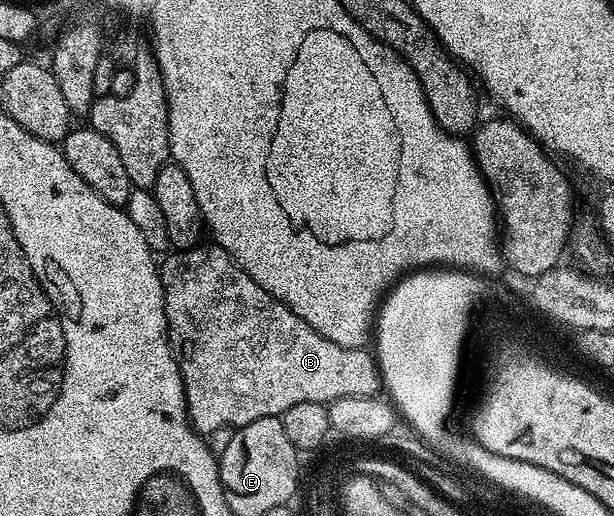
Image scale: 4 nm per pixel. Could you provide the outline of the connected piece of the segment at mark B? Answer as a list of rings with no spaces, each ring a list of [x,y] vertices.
[[[199,244],[193,250],[167,253],[165,255],[165,258],[167,257],[166,263],[163,261],[160,266],[170,344],[174,347],[174,356],[178,360],[178,367],[182,373],[186,415],[190,417],[191,426],[199,434],[207,436],[216,428],[224,428],[225,426],[237,428],[244,424],[252,424],[252,420],[276,418],[284,412],[288,412],[288,408],[292,408],[296,404],[304,404],[305,402],[329,404],[341,398],[372,398],[379,393],[378,366],[374,363],[375,355],[373,353],[370,355],[369,349],[357,350],[356,348],[344,348],[340,344],[332,344],[332,340],[320,336],[320,332],[316,332],[316,328],[312,328],[304,320],[300,320],[300,316],[296,316],[296,312],[289,310],[280,300],[276,300],[276,296],[272,296],[264,288],[260,288],[260,284],[256,284],[256,280],[252,280],[252,276],[248,276],[248,272],[244,272],[244,268],[240,268],[234,263],[234,258],[224,247],[217,244],[206,245]]]

